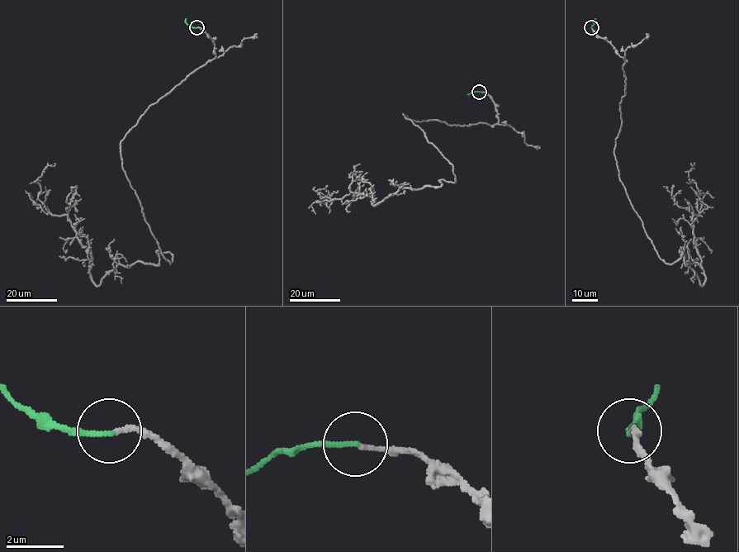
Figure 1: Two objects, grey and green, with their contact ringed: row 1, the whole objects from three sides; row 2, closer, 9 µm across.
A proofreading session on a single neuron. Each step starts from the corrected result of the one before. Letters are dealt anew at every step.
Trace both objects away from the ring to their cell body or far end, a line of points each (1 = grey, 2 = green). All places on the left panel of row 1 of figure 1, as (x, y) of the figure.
1: (196, 27), (215, 58), (120, 143), (170, 264), (158, 250), (97, 285), (68, 217), (38, 198), (54, 163)
2: (196, 27), (189, 26), (186, 18)

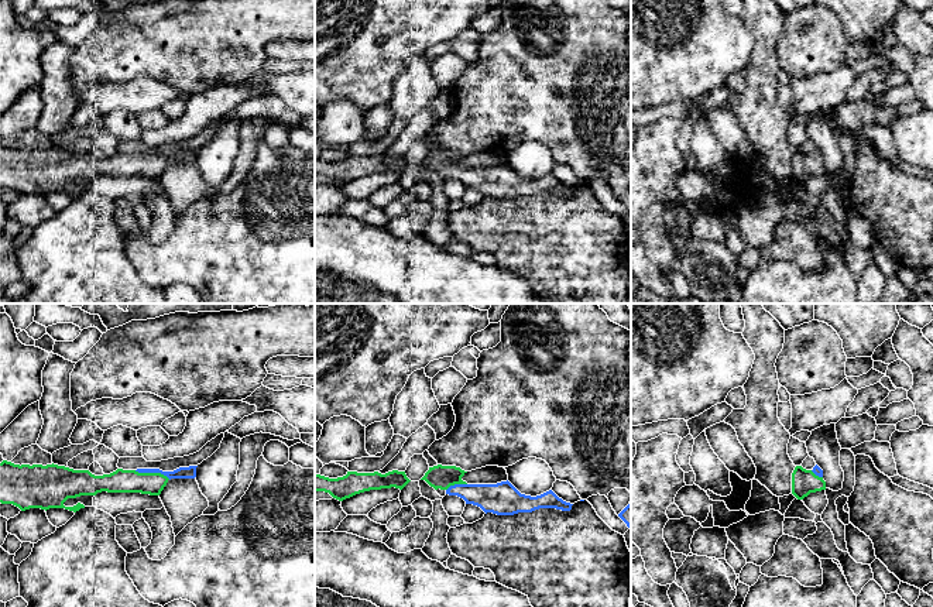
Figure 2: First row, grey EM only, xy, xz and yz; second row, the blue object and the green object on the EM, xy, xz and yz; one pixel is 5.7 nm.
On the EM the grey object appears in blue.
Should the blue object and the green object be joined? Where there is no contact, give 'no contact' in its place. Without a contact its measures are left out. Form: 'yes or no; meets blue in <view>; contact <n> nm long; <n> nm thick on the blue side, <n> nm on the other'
yes; meets blue in xy; contact 220 nm long; 70 nm thick on the blue side, 130 nm on the other

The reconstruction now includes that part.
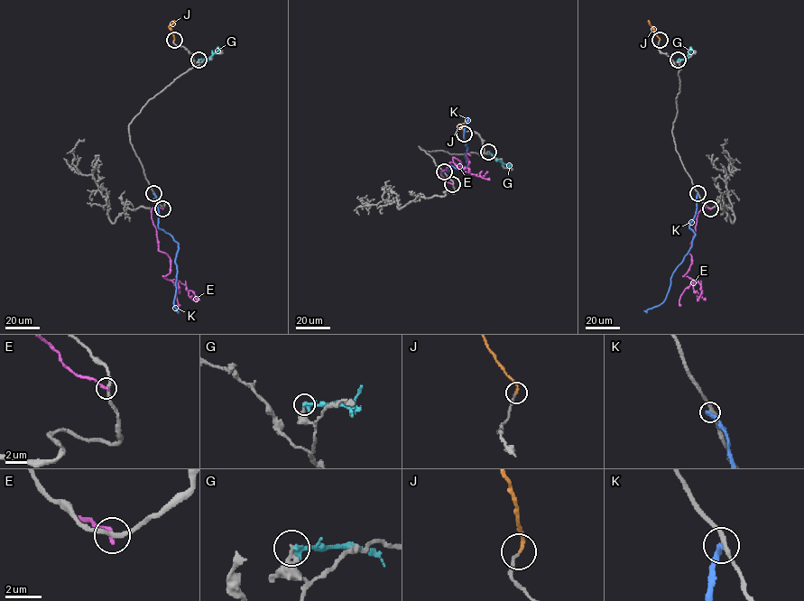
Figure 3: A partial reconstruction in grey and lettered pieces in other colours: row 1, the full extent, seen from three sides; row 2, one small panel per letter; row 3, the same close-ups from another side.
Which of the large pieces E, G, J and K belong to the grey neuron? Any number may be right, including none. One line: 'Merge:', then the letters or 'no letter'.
Merge: J

